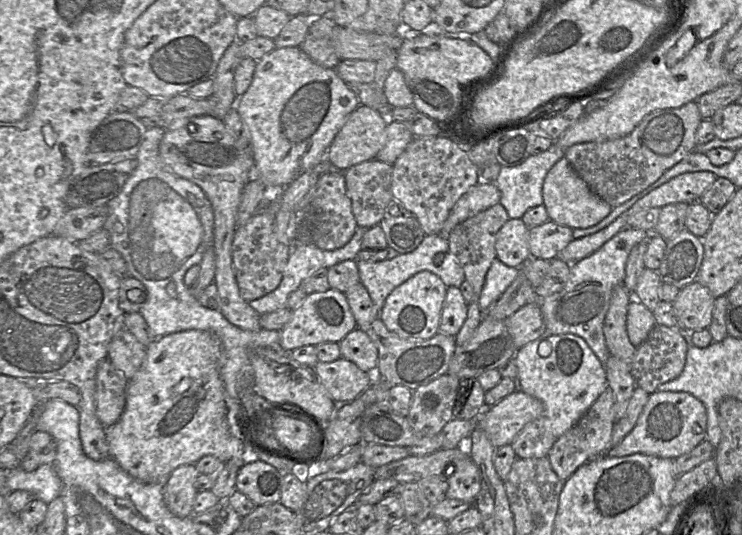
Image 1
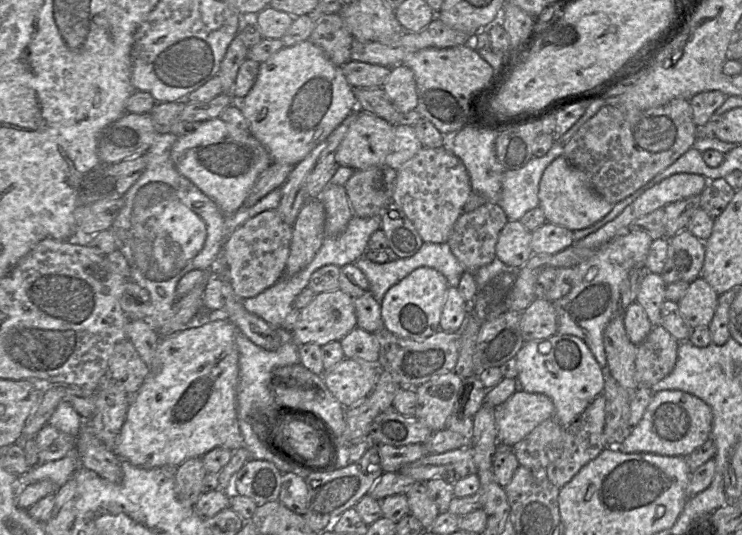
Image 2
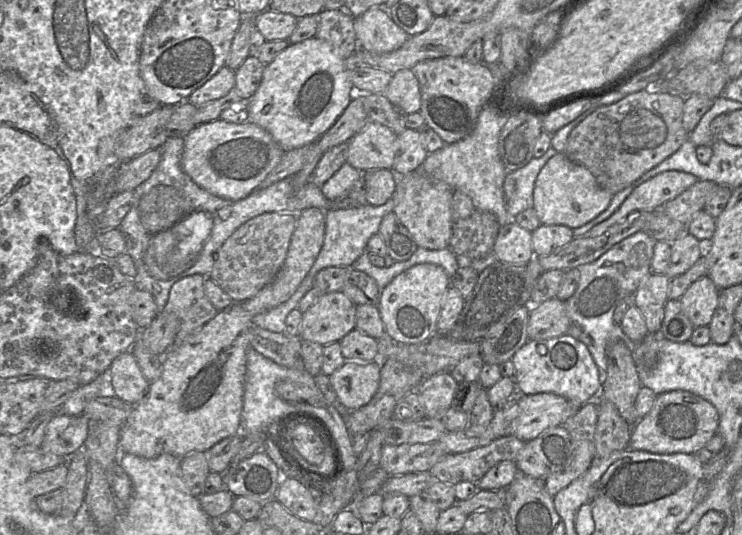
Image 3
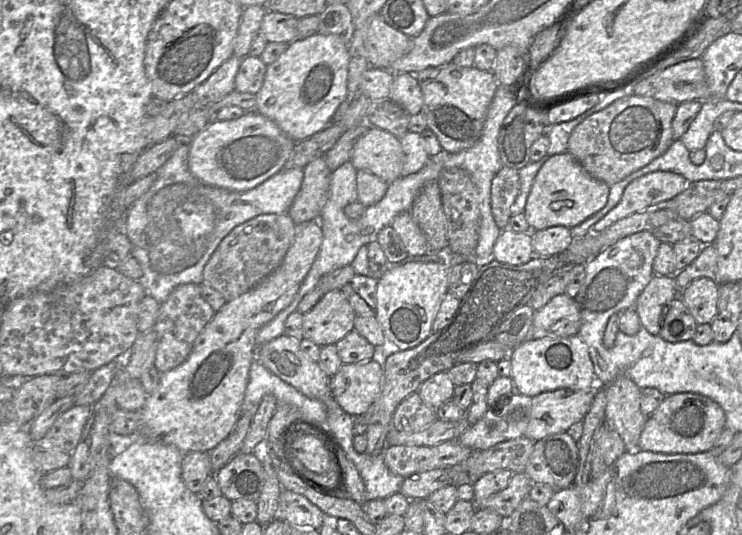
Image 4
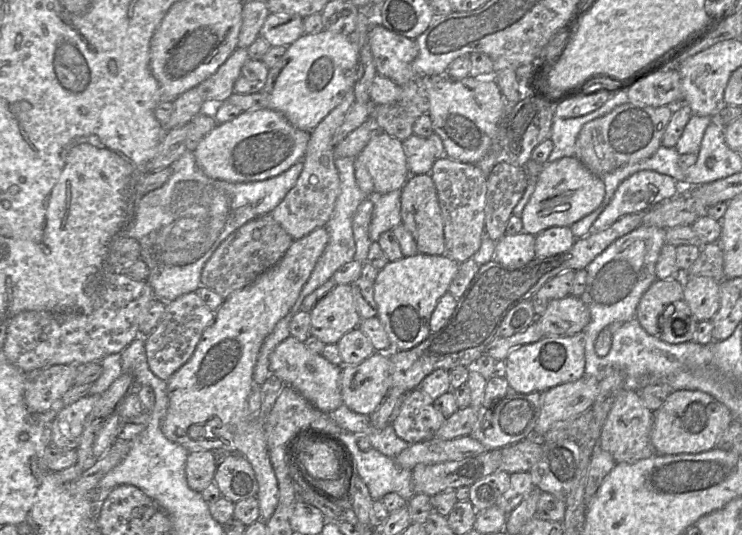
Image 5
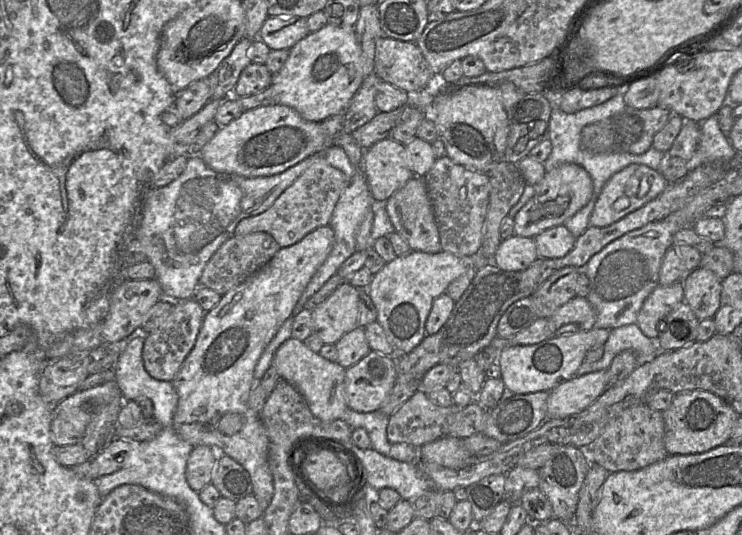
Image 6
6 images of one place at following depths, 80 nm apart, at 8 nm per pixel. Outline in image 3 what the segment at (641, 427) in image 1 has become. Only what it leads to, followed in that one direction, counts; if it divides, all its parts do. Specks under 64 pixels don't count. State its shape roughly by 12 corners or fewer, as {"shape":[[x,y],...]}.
{"shape":[[657,395],[628,448],[694,454],[717,433],[712,403]]}

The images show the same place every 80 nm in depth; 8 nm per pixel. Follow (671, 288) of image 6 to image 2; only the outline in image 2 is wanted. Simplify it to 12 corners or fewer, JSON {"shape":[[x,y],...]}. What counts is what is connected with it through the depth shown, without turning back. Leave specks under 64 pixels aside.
{"shape":[[648,272],[636,297],[653,327],[661,324],[666,285]]}

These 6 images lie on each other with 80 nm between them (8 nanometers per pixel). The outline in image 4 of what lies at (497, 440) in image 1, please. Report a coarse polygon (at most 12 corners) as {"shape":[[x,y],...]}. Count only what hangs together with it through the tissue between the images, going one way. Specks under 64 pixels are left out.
{"shape":[[561,388],[532,397],[524,436],[567,432],[594,391]]}

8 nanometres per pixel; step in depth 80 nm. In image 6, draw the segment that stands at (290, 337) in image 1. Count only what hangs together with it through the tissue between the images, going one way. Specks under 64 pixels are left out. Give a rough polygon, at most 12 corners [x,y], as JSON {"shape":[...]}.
{"shape":[[344,281],[312,310],[313,334],[335,344],[359,327],[360,289]]}

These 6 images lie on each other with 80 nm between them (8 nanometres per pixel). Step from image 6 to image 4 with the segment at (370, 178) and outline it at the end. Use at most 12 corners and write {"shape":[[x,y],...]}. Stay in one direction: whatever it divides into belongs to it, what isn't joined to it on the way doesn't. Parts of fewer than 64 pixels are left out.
{"shape":[[371,126],[350,161],[390,184],[401,176],[400,139]]}

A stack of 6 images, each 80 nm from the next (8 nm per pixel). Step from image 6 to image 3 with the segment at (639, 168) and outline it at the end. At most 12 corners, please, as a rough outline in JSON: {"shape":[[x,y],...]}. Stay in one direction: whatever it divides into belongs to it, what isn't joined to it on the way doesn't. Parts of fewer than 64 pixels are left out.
{"shape":[[660,173],[636,187],[609,218],[600,235],[634,212],[660,210],[697,181]]}

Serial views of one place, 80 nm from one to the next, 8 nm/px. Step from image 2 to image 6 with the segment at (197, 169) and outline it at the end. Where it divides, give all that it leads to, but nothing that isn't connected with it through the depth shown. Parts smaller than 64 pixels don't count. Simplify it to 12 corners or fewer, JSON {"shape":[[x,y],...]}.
{"shape":[[275,104],[221,127],[217,172],[280,174],[326,149],[321,123]]}

